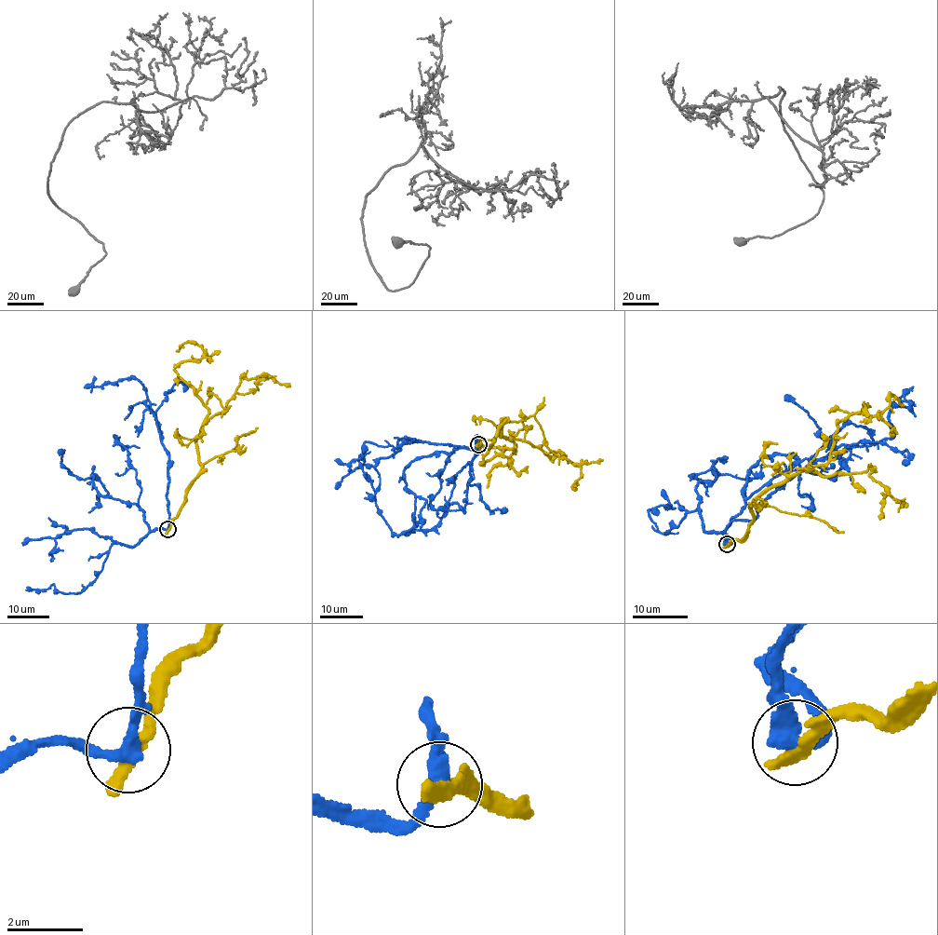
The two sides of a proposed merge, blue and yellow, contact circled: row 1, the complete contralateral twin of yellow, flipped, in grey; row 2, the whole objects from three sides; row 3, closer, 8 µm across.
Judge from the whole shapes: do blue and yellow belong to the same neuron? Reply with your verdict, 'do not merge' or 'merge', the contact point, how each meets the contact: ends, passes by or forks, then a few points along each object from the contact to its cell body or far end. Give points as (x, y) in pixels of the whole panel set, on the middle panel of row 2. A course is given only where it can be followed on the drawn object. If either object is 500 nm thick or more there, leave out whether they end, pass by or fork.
do not merge; place (478, 444); blue passes by; yellow ends; course blue (477, 445), (475, 436), (476, 453), (470, 467), (465, 512), (457, 503), (450, 505), (432, 529), (412, 533); course yellow (477, 445), (503, 422), (501, 436), (514, 442), (484, 457), (509, 461), (493, 467), (487, 488)

